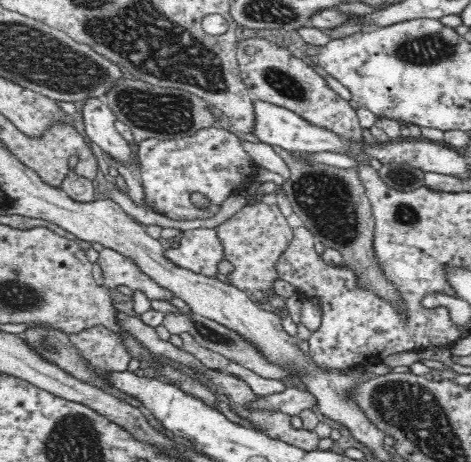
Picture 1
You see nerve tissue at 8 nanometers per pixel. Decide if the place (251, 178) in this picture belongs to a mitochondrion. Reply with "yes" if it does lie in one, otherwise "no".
no

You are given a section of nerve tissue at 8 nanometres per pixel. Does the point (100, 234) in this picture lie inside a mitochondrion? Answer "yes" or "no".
no

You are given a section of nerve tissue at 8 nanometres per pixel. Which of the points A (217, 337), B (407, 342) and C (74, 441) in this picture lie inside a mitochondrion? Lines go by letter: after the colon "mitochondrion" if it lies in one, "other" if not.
A: mitochondrion
B: other
C: mitochondrion

